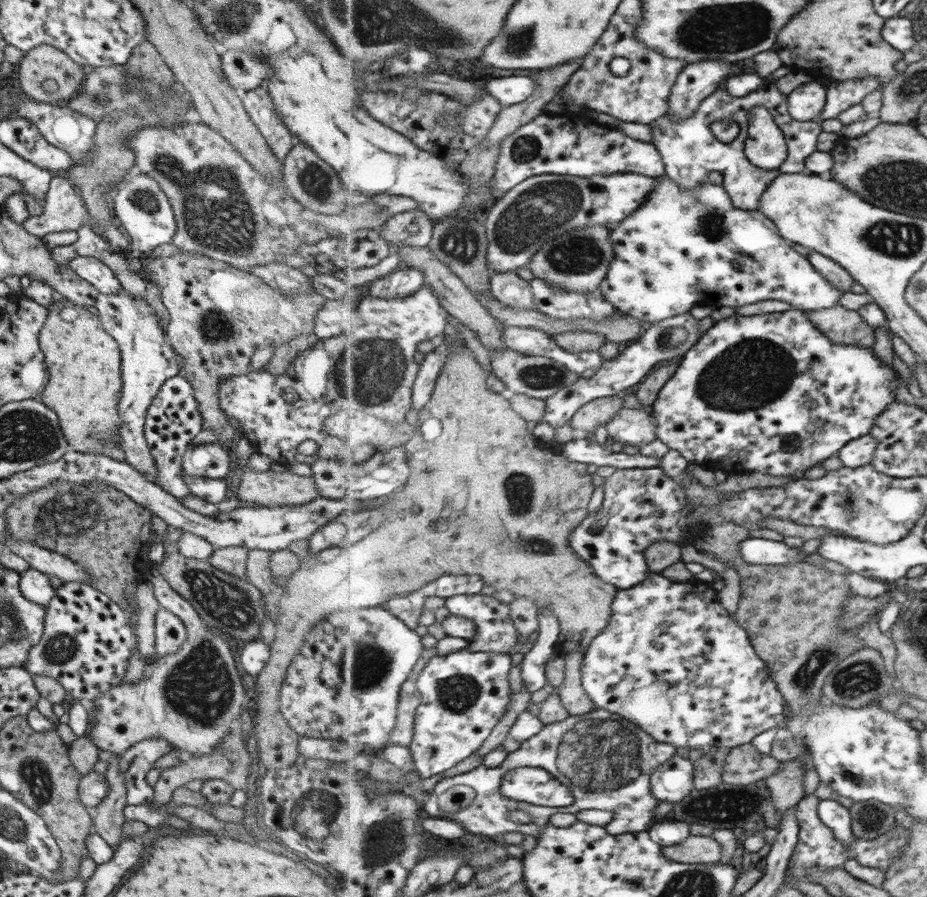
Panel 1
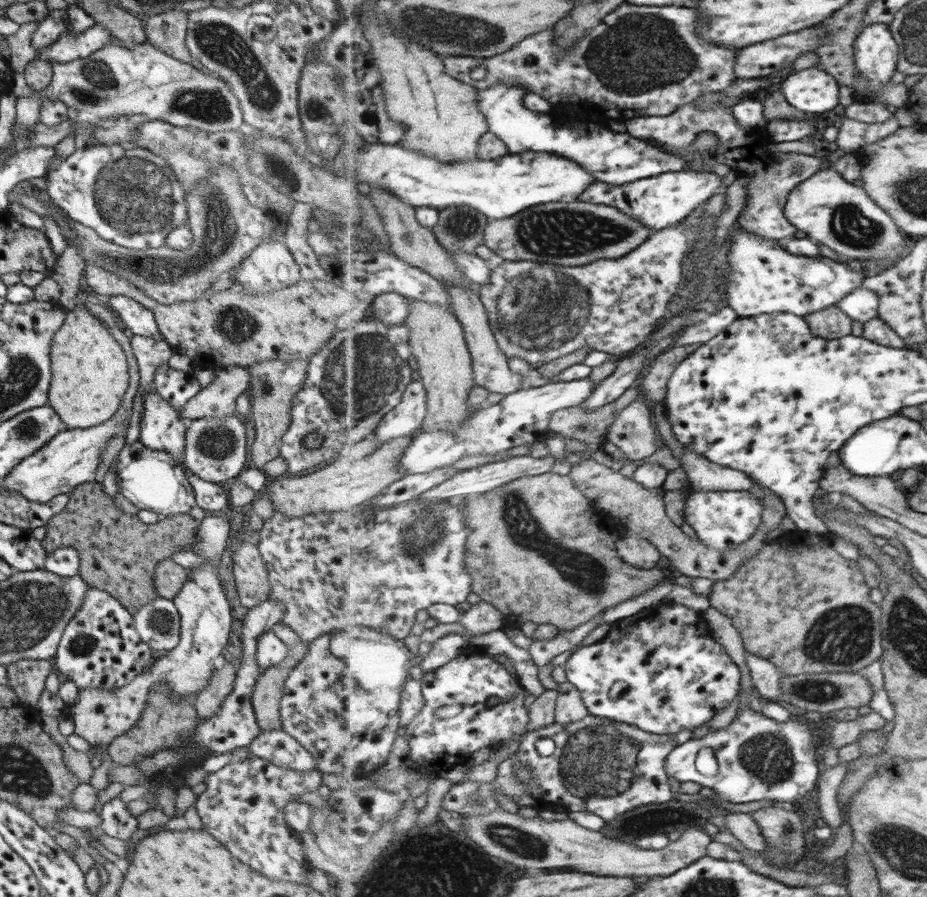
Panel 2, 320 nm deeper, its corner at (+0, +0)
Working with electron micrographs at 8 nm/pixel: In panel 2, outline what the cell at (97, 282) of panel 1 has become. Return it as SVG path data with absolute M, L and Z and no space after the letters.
M114 294L107 298L108 308L116 316L119 316L121 322L125 324L125 328L128 328L133 335L162 339L150 310L143 308L138 302L126 296Z

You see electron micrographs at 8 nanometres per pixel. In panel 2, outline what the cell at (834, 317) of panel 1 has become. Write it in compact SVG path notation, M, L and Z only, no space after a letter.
M838 305L804 316L812 329L813 335L825 339L844 338L851 335L854 318L851 318Z

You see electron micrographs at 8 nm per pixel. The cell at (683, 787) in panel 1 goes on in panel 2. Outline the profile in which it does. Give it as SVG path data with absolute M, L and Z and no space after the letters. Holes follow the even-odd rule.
M745 708L736 714L730 725L708 732L701 738L677 746L668 757L669 776L680 783L696 782L712 789L720 800L745 804L757 800L795 802L816 796L817 780L821 775L823 763L820 750L815 748L813 730L801 720L775 722L773 718L763 716L751 708ZM710 748L714 752L719 769L717 775L707 777L699 773L697 761L699 752Z

